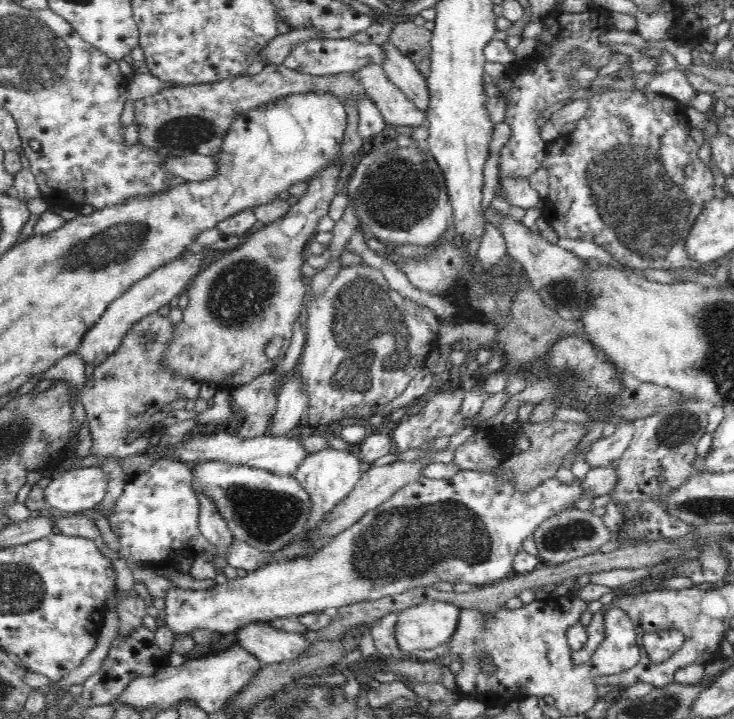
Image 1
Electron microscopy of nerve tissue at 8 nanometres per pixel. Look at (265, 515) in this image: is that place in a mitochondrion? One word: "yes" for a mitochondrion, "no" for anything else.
yes

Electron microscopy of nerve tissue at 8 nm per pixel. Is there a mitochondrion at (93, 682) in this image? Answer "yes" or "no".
no

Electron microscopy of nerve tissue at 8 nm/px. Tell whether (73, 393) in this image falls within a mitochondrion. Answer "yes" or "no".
no

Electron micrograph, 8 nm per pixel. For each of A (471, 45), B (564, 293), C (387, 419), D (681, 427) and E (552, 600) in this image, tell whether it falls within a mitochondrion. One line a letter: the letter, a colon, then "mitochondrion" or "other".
A: other
B: mitochondrion
C: other
D: mitochondrion
E: other

